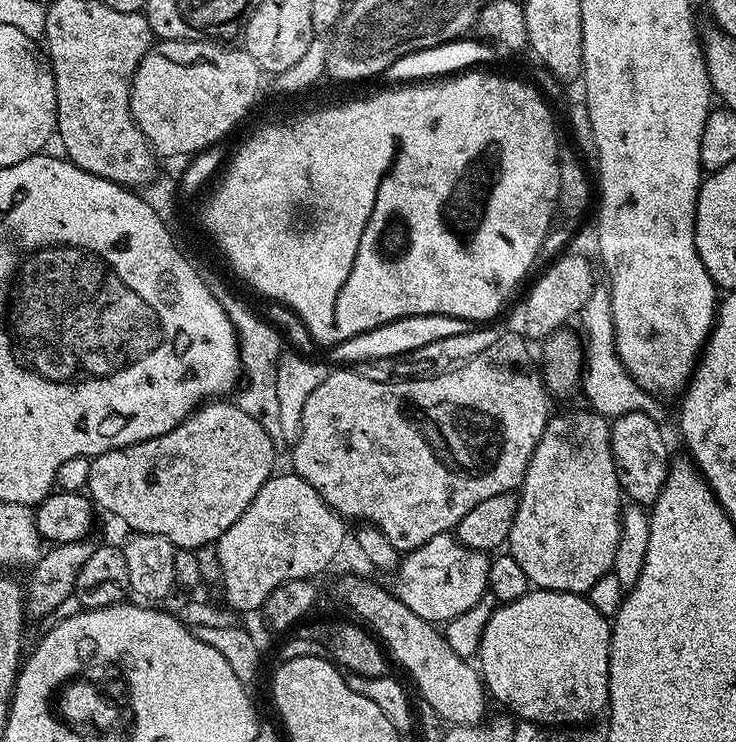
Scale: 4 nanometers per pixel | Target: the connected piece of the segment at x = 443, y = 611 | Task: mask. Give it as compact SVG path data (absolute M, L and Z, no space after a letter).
M443 532L401 559L394 573L396 581L390 584L390 588L403 604L418 614L418 618L443 626L458 618L458 614L470 610L474 602L486 595L489 563L489 553L467 548L455 535Z

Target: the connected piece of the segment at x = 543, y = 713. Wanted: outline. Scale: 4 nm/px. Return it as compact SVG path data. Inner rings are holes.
M529 590L522 598L500 604L490 622L486 622L478 653L478 671L487 695L505 704L513 717L547 726L580 726L607 709L611 641L609 617L598 614L587 595Z

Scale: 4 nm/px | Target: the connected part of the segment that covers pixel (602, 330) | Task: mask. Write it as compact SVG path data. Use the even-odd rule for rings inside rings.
M598 286L594 290L594 294L590 294L590 302L586 302L586 306L581 310L578 323L580 323L579 331L582 333L582 351L584 354L584 366L582 369L582 393L589 400L591 411L597 412L599 416L615 418L624 415L627 412L640 411L642 414L648 415L657 422L663 421L664 408L659 399L651 396L646 390L642 390L638 386L638 382L634 382L634 378L630 378L630 374L622 366L622 362L616 353L616 339L614 338L614 328L612 326L612 307L610 306L611 294L607 287Z

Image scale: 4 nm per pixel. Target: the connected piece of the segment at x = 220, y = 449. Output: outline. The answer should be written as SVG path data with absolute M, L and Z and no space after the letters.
M216 398L211 402L205 402L195 412L190 413L181 424L174 426L174 430L170 430L158 438L150 438L149 440L143 440L125 448L115 448L109 452L104 452L100 456L91 457L88 465L86 492L93 505L97 509L105 508L110 515L117 516L128 527L128 530L132 532L164 536L176 549L196 549L203 544L216 544L220 536L226 534L226 530L230 530L230 526L234 526L234 522L238 522L238 518L242 518L246 506L250 506L250 502L254 502L258 490L262 490L264 483L273 476L275 468L272 467L275 466L276 458L278 458L278 451L272 445L271 438L263 426L252 418L250 414L246 414L245 410L240 408L238 403L231 402L231 404L227 404L228 402L224 398Z

